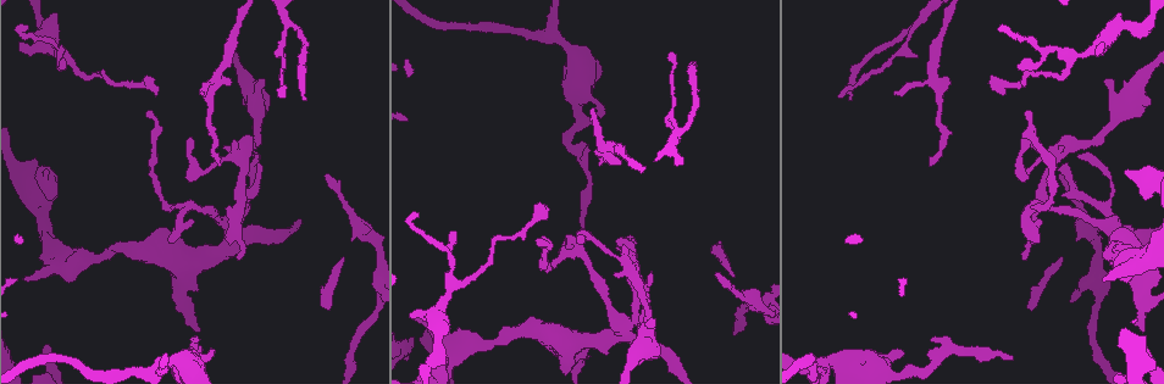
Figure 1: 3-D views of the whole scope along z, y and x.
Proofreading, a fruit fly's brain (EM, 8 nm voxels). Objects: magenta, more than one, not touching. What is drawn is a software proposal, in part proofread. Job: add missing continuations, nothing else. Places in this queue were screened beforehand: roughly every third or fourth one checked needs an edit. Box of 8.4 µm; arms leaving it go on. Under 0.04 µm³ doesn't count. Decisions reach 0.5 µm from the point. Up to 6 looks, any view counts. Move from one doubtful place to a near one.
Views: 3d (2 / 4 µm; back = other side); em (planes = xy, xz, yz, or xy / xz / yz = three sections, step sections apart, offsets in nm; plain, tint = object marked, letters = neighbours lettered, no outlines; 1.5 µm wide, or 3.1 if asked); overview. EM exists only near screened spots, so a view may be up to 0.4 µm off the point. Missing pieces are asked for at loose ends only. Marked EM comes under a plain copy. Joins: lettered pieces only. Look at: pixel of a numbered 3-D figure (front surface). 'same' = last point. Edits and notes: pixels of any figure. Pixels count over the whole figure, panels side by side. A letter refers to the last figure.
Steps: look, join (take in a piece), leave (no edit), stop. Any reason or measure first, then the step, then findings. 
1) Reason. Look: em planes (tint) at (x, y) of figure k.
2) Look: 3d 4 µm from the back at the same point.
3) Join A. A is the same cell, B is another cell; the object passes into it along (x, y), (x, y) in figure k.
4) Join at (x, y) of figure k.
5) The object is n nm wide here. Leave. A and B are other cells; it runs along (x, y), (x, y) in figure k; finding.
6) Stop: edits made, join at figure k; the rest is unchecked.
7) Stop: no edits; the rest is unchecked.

Free end. Look: 3d 2 µm at (196, 331) of figure 1.

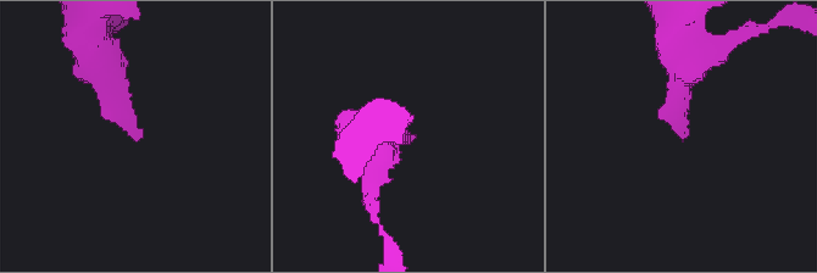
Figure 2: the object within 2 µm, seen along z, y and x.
Need the tissue. Look: em xy step 4 (letters) at (137, 141) of figure 2.

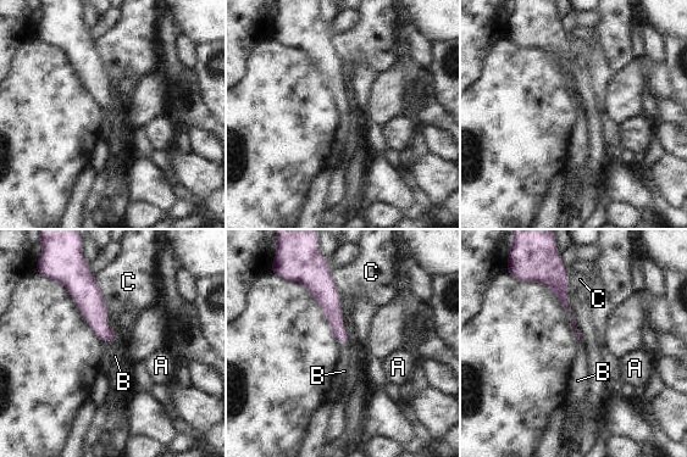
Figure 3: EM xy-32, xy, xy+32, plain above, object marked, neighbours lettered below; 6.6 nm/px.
Look: em planes (letters) at the same point.

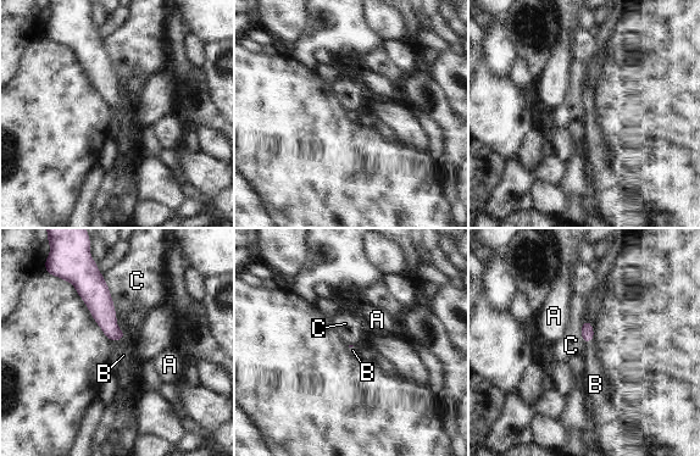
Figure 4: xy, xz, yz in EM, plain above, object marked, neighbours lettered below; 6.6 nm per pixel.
The longest contact is with C, 240 nm. Join B. B is the same cell, A and C are other cells; the object passes into it along (587, 331), (588, 342), (595, 378) in figure 4; it goes on there.

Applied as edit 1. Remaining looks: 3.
Free end. Look: em xy step 8 (tint) at (324, 176) of figure 1.

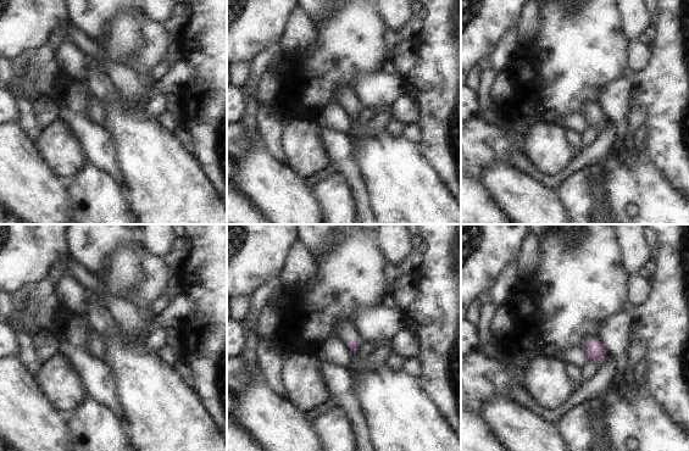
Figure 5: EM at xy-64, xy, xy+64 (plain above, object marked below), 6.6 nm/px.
Cut it another way. Look: em planes (letters) at the same point.

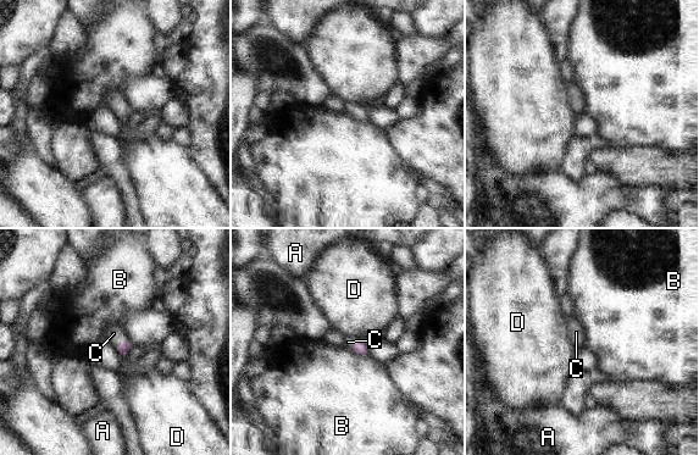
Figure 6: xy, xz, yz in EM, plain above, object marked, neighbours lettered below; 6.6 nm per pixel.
Join C. C is the same cell, A, B and D are other cells; the object passes into it along (123, 347), (121, 342), (114, 333) in figure 6; the neuron continues.

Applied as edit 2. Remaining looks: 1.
Stop: edits made, join at figure 4, join at figure 6; the rest is unchecked.

